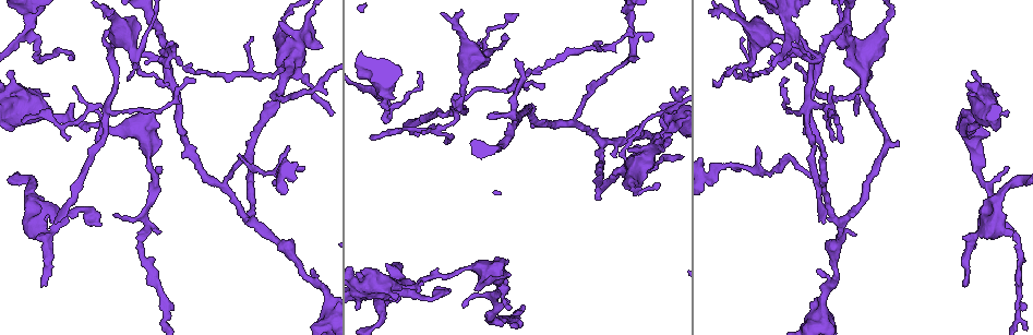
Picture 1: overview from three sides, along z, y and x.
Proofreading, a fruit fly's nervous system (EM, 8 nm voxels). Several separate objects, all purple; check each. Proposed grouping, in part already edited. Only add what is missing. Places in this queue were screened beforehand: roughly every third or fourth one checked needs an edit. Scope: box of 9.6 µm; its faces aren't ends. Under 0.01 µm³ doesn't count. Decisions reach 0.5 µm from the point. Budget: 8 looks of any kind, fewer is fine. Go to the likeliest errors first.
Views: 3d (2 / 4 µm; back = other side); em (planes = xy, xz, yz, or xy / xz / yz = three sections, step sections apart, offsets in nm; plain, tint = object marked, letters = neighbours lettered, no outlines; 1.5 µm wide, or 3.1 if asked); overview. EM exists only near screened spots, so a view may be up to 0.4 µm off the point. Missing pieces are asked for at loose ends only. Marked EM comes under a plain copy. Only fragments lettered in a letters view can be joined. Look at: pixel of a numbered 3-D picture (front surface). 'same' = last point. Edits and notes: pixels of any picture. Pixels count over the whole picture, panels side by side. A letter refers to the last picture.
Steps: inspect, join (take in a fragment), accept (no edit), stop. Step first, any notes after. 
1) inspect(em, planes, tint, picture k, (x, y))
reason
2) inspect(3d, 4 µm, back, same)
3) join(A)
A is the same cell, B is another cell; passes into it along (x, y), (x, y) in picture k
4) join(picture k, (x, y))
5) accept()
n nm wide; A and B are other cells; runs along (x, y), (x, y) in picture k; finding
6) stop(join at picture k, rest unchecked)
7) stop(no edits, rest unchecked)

inspect(3d, 4 µm, picture 1, (45, 286))
branch stops here

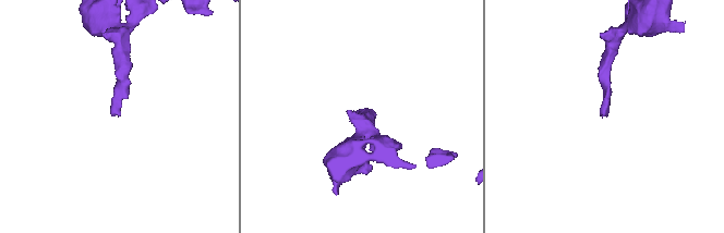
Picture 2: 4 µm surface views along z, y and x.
inspect(em, planes, tint, picture 2, (602, 117))
now the EM

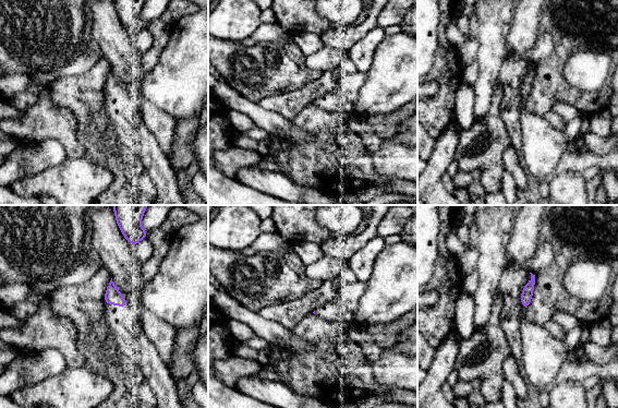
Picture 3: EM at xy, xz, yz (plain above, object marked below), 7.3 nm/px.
inspect(em, planes, letters, same)

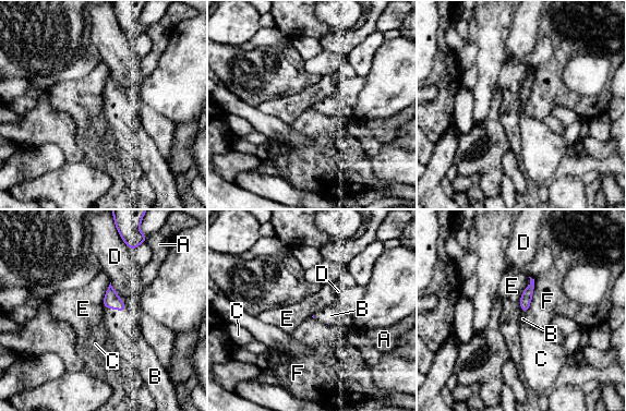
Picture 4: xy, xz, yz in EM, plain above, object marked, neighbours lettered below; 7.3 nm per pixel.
join(B)
B is the same cell, A, C, D, E and F are other cells; passes into it along (111, 300), (116, 307), (113, 318) in picture 4; it goes on there

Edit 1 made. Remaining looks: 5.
inspect(3d, 2 µm, picture 1, (150, 114))
free end

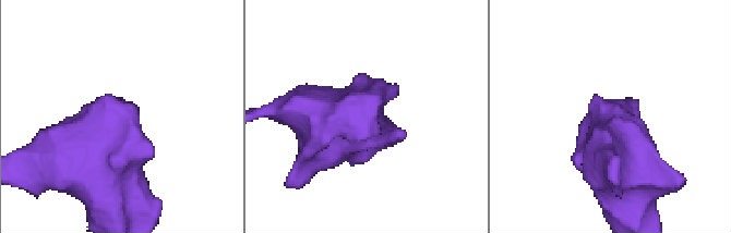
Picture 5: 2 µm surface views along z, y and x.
inspect(em, planes, letters, picture 5, (123, 104))

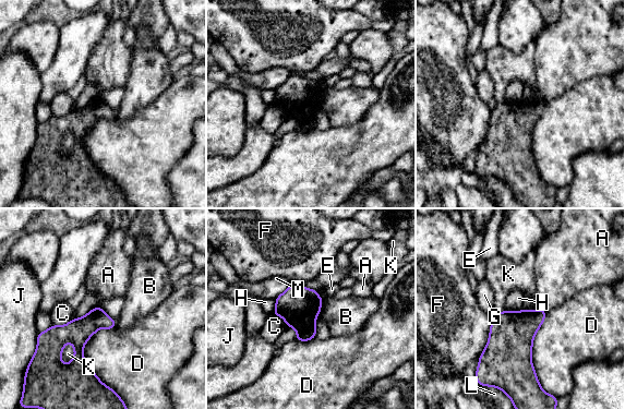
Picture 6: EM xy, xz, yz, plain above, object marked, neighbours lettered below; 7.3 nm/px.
accept()
A, B, C, D, E, F, G, H, J, K, L and M are other cells; none of them fits

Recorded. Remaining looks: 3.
inspect(3d, 4 µm, picture 1, (303, 169))
thin end

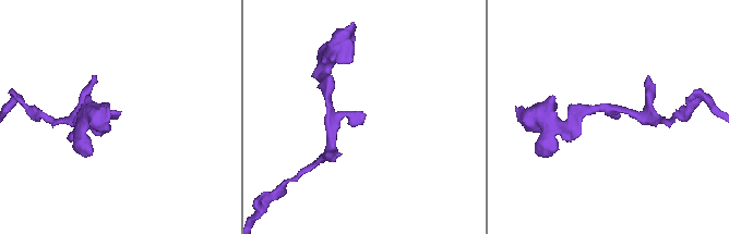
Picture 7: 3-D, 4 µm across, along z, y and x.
inspect(em, planes, tint, picture 7, (366, 114))

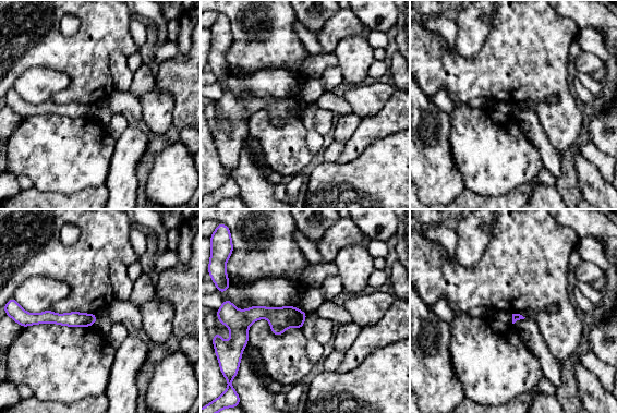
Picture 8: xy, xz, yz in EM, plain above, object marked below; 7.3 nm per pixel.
inspect(em, planes, letters, same)
see the neighbours

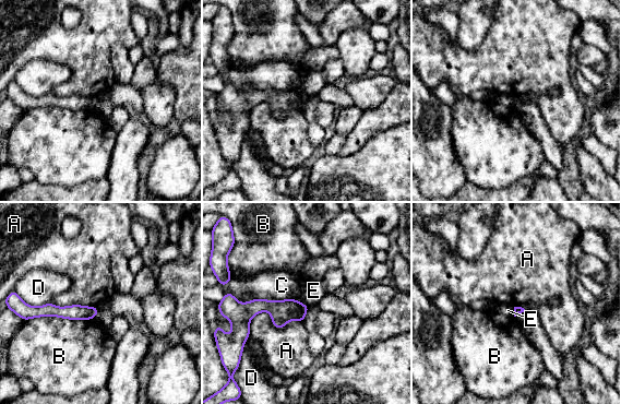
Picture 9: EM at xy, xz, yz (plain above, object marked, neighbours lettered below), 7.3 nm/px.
accept()
A, B, C, D and E are other cells; runs along (305, 308), (253, 307), (241, 312) in picture 9; none of them fits

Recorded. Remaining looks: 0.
stop(join at picture 4, rest unchecked)

